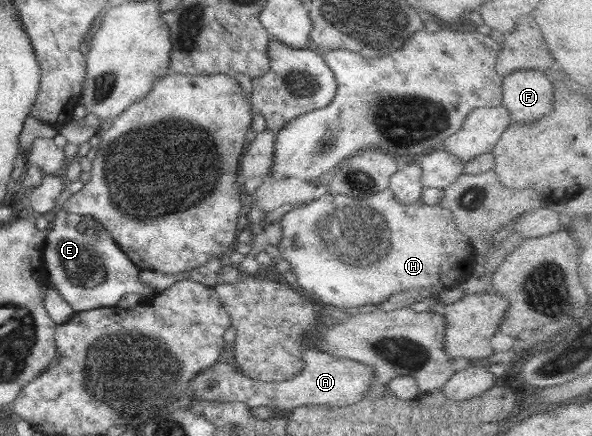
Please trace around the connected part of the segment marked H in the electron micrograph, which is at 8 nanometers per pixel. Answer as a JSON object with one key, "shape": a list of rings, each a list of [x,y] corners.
{"shape":[[[385,189],[363,199],[327,192],[327,194],[321,196],[319,199],[310,201],[307,204],[296,205],[292,210],[285,213],[281,218],[281,227],[283,227],[283,235],[279,250],[283,256],[281,259],[287,261],[291,266],[289,271],[293,271],[297,279],[299,279],[299,285],[303,289],[311,289],[311,293],[315,293],[323,303],[335,305],[335,307],[378,305],[387,301],[391,295],[398,292],[405,293],[406,290],[414,291],[415,289],[427,287],[452,288],[466,282],[469,277],[477,274],[476,259],[478,257],[475,254],[475,249],[471,247],[470,239],[457,231],[451,211],[439,204],[434,204],[433,206],[425,204],[421,198],[411,204],[401,203],[390,189]]]}

